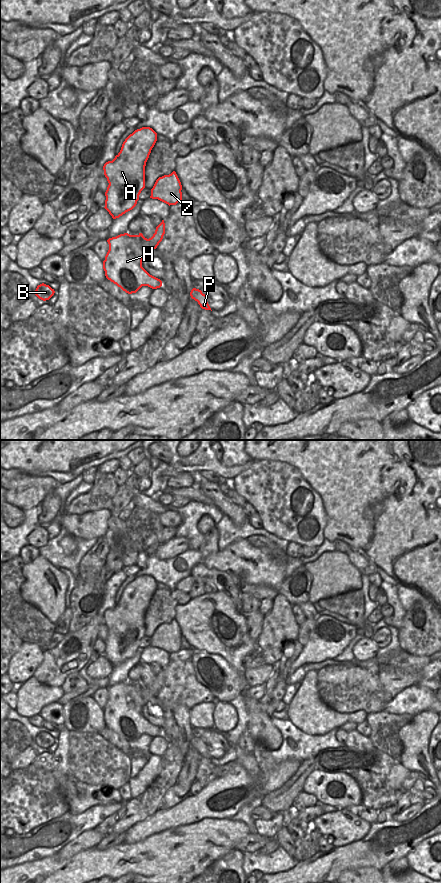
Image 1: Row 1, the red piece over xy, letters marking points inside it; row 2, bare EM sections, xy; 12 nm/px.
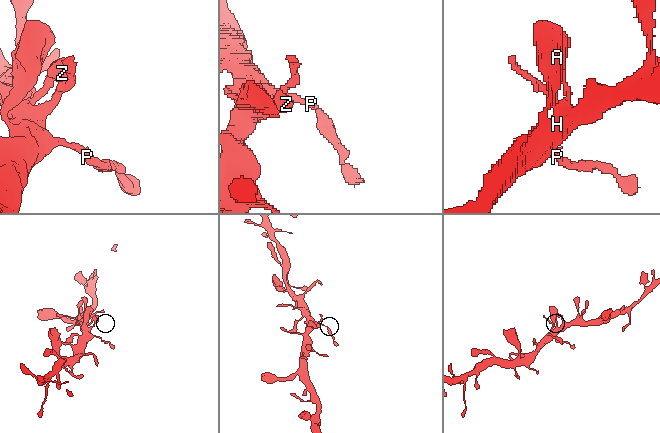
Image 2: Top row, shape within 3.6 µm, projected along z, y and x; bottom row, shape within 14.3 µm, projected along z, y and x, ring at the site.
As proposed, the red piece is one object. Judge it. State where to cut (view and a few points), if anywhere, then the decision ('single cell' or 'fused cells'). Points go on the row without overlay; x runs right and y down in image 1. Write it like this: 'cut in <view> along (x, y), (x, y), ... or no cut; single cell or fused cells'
no cut; single cell

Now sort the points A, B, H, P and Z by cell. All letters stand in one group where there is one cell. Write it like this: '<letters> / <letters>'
A B H P Z

